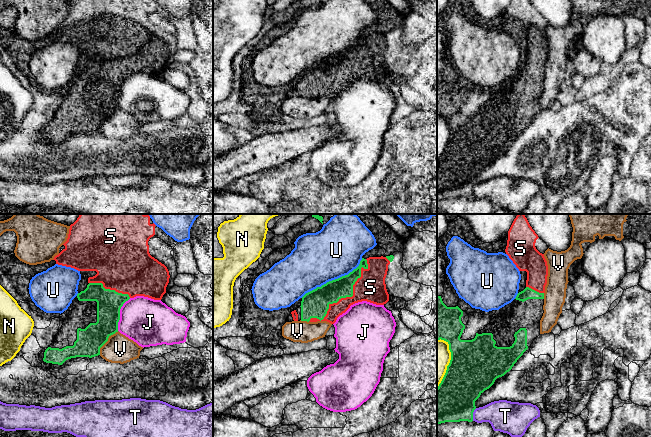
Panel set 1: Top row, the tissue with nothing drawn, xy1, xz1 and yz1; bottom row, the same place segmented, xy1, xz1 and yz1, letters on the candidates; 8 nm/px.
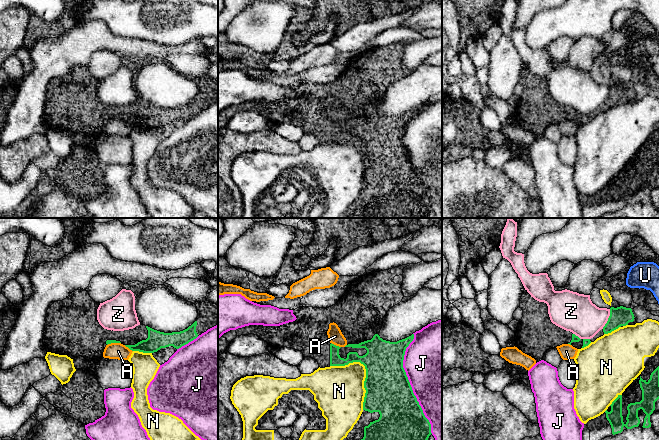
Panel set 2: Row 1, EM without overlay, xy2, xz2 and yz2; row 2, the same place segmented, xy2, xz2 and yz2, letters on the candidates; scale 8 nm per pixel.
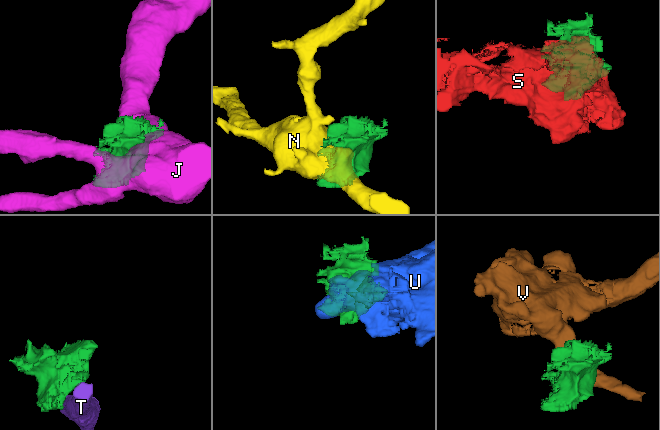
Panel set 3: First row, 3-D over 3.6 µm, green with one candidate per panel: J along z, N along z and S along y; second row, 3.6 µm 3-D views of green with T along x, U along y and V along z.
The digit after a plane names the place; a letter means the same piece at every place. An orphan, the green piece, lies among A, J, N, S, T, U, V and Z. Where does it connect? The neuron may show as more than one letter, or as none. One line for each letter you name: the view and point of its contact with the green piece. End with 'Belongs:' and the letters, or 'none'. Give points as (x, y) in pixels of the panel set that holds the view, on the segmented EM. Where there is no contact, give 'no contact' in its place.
S: xz1 (347, 296)
Belongs: S

